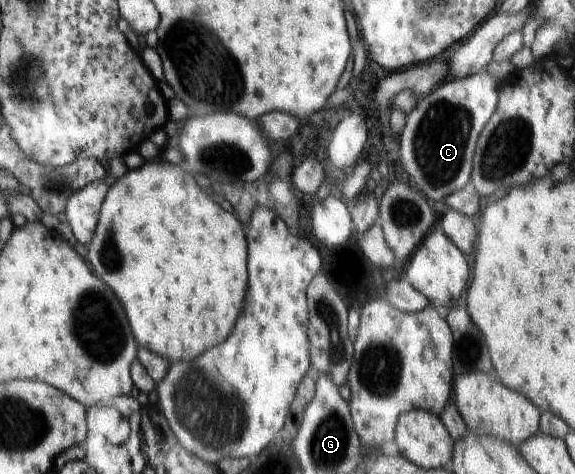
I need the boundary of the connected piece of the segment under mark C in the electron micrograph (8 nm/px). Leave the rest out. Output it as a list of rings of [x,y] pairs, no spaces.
[[[486,69],[463,79],[444,80],[426,96],[417,99],[417,105],[406,114],[398,163],[408,174],[411,186],[424,192],[436,205],[470,182],[479,134],[496,110],[498,84]]]

